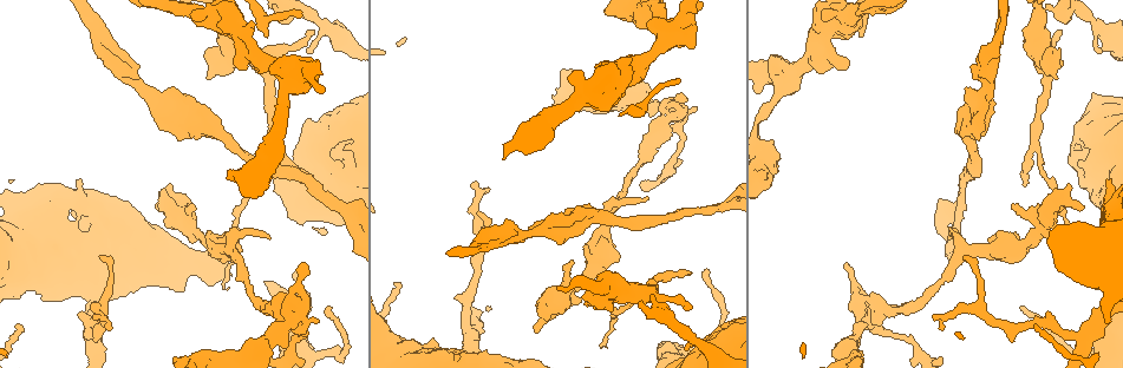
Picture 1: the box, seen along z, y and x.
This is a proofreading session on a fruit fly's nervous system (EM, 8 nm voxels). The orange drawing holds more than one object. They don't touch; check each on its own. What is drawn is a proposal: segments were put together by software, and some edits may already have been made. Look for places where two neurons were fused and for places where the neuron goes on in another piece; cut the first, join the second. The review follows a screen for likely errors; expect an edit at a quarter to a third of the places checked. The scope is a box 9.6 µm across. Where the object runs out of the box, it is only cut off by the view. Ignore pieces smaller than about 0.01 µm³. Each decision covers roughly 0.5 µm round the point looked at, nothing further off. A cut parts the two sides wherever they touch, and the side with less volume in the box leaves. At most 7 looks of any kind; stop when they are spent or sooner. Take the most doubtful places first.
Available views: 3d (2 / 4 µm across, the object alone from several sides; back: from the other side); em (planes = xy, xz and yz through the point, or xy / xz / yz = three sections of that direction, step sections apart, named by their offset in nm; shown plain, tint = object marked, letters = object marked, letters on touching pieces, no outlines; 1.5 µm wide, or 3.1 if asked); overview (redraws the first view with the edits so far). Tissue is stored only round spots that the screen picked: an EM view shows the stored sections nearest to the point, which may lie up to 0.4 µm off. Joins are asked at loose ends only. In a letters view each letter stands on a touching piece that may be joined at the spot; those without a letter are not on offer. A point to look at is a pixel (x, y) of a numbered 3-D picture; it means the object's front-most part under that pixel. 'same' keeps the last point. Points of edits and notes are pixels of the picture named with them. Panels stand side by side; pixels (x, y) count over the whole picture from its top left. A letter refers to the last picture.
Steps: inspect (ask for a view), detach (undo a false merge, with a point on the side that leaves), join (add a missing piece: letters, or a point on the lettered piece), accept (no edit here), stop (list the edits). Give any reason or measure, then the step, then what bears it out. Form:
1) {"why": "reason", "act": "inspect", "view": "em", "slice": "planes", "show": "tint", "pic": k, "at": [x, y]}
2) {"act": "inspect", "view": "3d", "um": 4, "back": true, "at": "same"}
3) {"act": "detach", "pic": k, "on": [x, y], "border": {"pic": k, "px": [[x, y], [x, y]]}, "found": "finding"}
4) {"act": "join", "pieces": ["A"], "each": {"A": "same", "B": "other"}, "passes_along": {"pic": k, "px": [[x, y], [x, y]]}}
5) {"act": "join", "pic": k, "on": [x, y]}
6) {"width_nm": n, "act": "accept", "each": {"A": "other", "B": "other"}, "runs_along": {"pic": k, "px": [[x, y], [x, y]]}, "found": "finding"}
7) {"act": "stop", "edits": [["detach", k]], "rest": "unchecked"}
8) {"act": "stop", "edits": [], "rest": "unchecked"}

{"why": "free end", "act": "inspect", "view": "em", "slice": "planes", "show": "letters", "pic": 1, "at": [193, 206]}

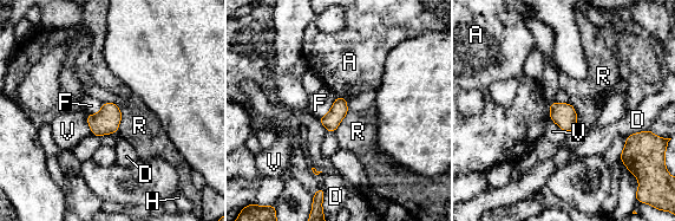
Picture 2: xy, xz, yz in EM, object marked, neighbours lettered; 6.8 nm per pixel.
{"width_nm": 120, "act": "accept", "each": {"A": "other", "D": "other", "F": "other", "H": "other", "R": "other", "V": "other"}, "border": {"pic": 2, "px": [[119, 108], [120, 122], [116, 131]]}, "found": "none of them fits"}

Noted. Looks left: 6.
{"why": "free end", "act": "inspect", "view": "em", "um": 3.1, "slice": "xy", "step": 16, "show": "letters", "pic": 1, "at": [691, 307]}

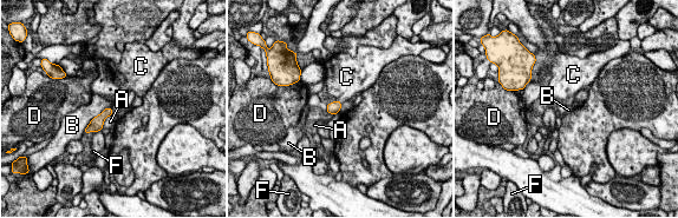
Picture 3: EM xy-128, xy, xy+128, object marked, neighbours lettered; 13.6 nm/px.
{"act": "inspect", "view": "em", "um": 3.1, "slice": "planes", "show": "letters", "at": "same"}

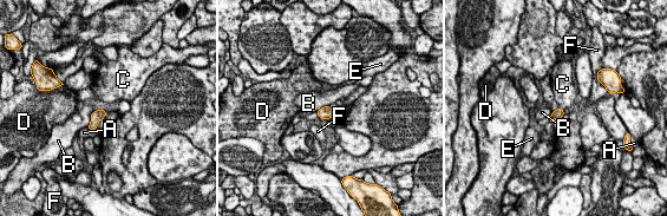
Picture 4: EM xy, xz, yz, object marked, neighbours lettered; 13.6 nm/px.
{"longest_contact_nm": ["B", 280], "act": "join", "pieces": ["C"], "each": {"A": "other", "B": "other", "C": "same", "D": "other", "E": "other", "F": "other"}, "found": "it goes on there"}

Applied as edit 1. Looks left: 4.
{"act": "stop", "edits": [["join", 4]], "rest": "unchecked"}

